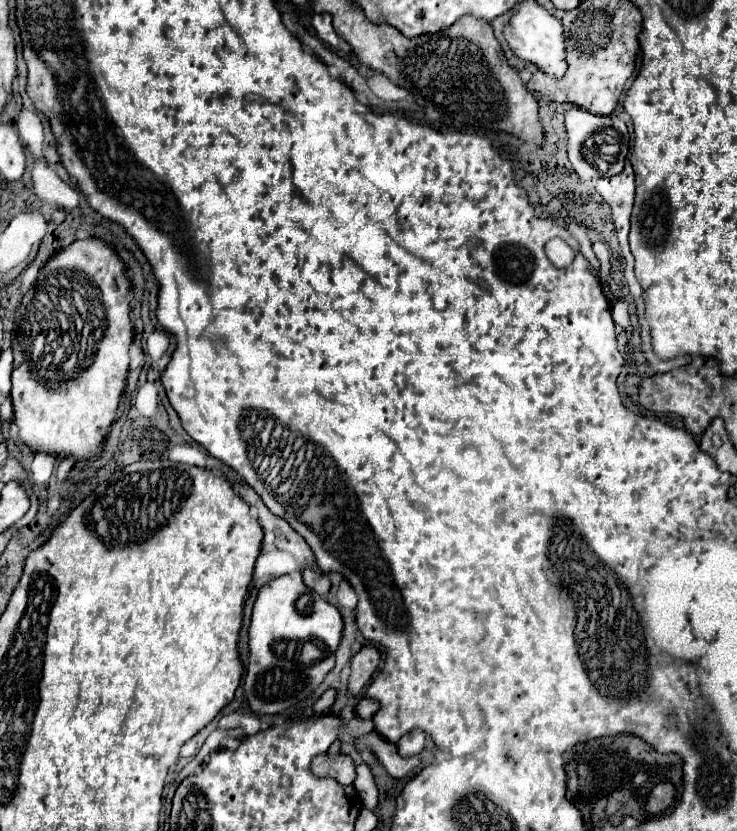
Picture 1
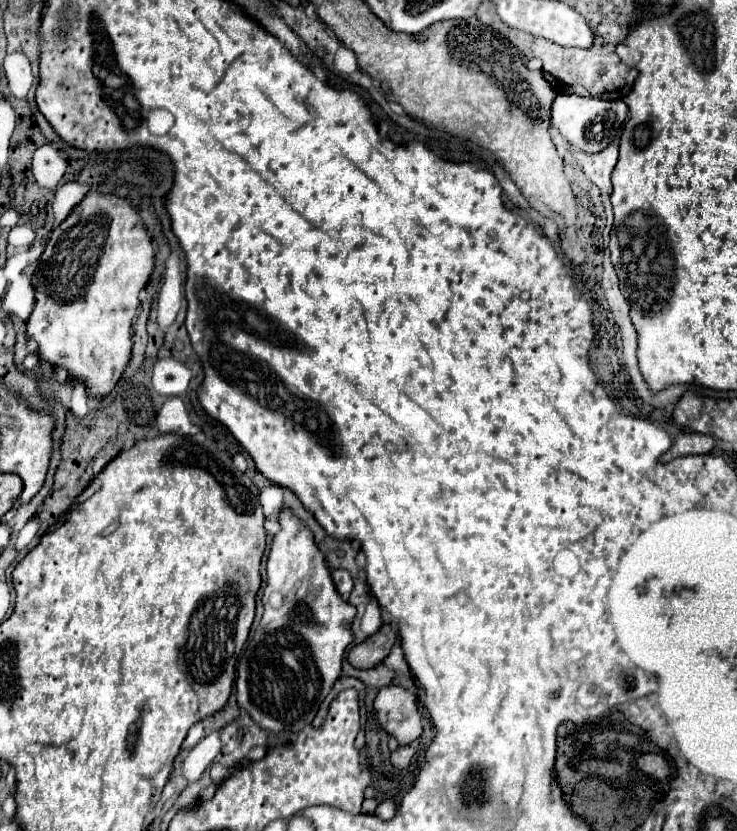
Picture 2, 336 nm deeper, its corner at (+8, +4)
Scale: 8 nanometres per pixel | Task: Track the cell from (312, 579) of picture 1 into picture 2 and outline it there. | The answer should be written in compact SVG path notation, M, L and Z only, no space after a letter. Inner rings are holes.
M333 570L333 582L341 596L349 596L349 592L353 590L353 578L347 570Z

